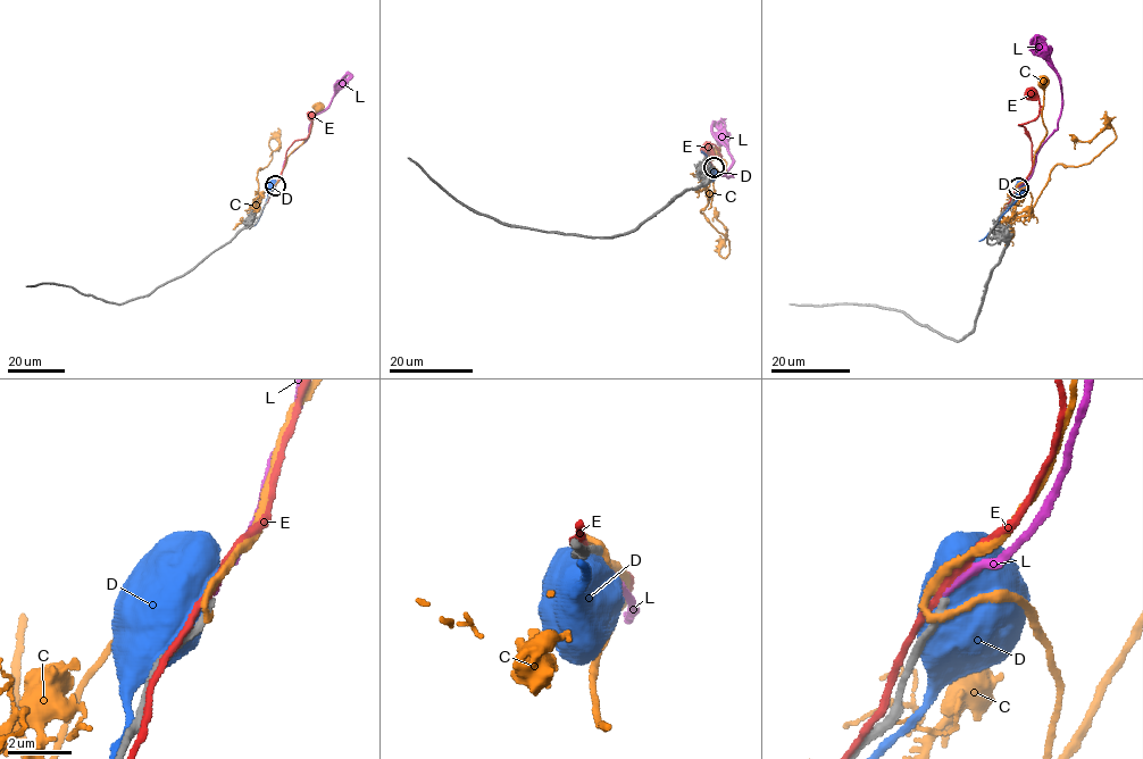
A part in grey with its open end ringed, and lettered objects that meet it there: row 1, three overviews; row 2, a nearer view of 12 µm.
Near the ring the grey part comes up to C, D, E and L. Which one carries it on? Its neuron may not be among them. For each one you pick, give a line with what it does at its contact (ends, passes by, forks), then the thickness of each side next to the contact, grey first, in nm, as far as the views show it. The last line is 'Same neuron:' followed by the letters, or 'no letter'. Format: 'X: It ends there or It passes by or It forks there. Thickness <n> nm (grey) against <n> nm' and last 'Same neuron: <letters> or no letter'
L: It ends there. Thickness 200 nm (grey) against 170 nm
Same neuron: L

